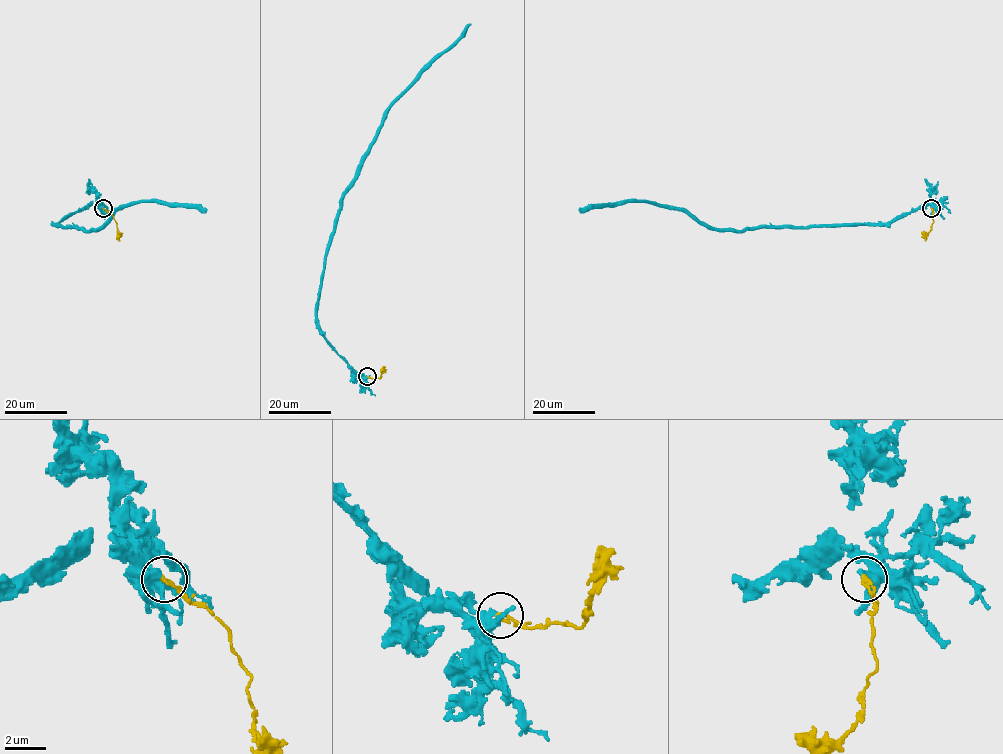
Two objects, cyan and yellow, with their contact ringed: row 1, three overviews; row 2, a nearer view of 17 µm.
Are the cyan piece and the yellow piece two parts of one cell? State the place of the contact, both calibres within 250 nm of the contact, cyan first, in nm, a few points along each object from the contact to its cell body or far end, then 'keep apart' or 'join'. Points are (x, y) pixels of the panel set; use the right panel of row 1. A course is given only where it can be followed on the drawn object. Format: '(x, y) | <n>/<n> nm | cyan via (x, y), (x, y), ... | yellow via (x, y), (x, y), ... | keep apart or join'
(931, 208) | 320/190 nm | cyan via (932, 209), (923, 203), (882, 224), (739, 230), (710, 229), (684, 212), (647, 202), (578, 210) | yellow via (932, 209), (933, 223), (925, 241) | join

